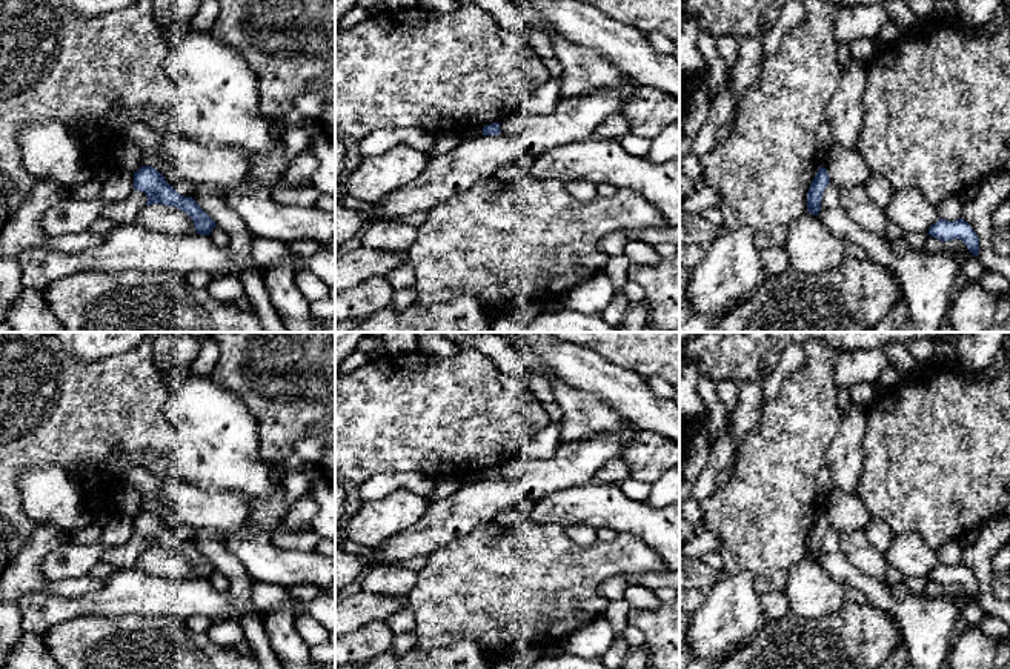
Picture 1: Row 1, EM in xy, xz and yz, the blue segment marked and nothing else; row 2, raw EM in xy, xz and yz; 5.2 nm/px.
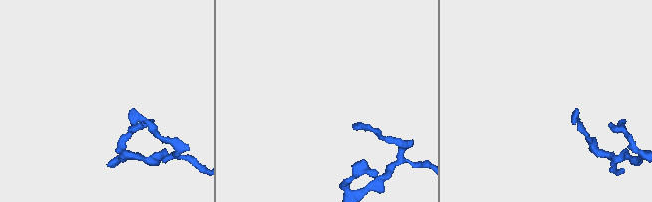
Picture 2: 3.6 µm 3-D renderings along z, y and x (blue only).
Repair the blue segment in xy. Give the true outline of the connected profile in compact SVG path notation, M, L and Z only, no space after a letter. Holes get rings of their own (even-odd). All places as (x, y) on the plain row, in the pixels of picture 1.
M141 511L134 517L134 535L146 538L146 551L160 548L186 557L192 563L197 578L209 580L217 571L192 541L180 540L152 511Z

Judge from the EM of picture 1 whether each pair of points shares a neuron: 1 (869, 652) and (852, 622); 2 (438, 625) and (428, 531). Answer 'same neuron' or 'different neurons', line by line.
1: same neuron
2: different neurons

